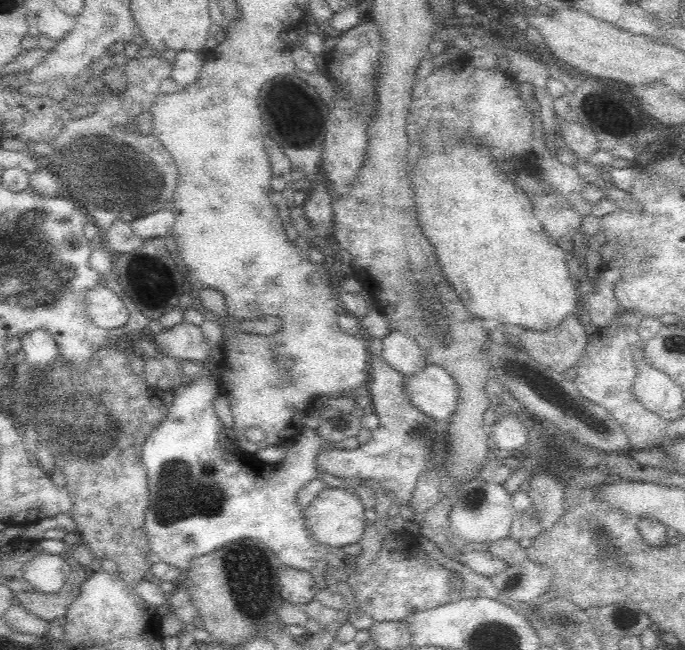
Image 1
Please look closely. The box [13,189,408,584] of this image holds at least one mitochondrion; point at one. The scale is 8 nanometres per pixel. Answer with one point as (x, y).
(176, 501)

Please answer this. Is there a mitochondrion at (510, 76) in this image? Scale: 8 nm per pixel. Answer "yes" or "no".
no

